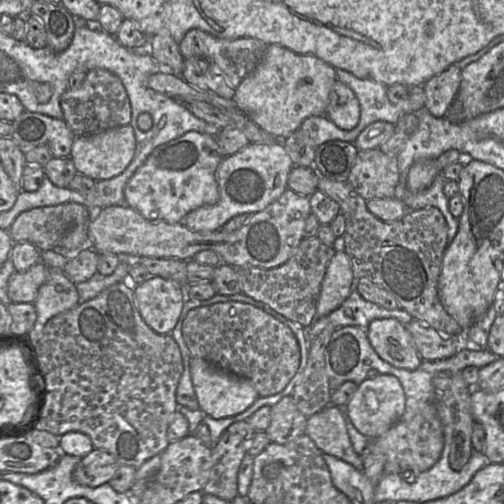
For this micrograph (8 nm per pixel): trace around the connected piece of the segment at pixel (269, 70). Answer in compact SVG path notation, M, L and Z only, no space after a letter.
M271 44L256 68L236 88L233 100L262 130L278 140L285 140L305 119L326 114L336 80L336 69L321 59Z

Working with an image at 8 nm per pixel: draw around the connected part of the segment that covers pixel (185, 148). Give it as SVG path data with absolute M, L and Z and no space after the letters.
M190 131L155 148L124 188L126 205L147 220L182 223L191 211L219 200L216 170L225 158L216 137Z

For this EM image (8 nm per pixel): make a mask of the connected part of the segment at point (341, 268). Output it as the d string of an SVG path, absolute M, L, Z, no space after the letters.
M335 252L322 281L316 318L326 316L341 306L354 289L355 282L347 254Z

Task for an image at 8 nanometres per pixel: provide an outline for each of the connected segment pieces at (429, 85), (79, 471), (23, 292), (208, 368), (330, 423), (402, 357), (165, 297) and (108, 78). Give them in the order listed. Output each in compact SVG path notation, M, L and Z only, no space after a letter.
M451 65L440 74L430 78L424 85L425 108L437 118L445 117L457 96L461 82L461 69Z
M93 449L75 467L72 477L75 482L88 487L108 483L120 467L117 459L106 450Z
M40 261L25 272L15 271L8 281L8 297L11 302L33 303L47 278L47 269Z
M190 356L190 374L200 409L212 418L235 416L246 410L259 397L249 379L221 369L202 358Z
M332 404L307 418L305 433L313 440L315 445L323 452L353 465L357 470L363 471L361 454L357 453L351 443L342 408Z
M395 318L373 320L366 329L369 343L378 356L393 367L416 370L421 358L411 335Z
M153 276L135 286L134 296L145 323L162 335L168 335L173 331L188 299L185 288L159 276Z
M92 69L77 89L67 89L60 98L64 121L77 136L125 126L131 121L131 106L121 79L105 69Z

